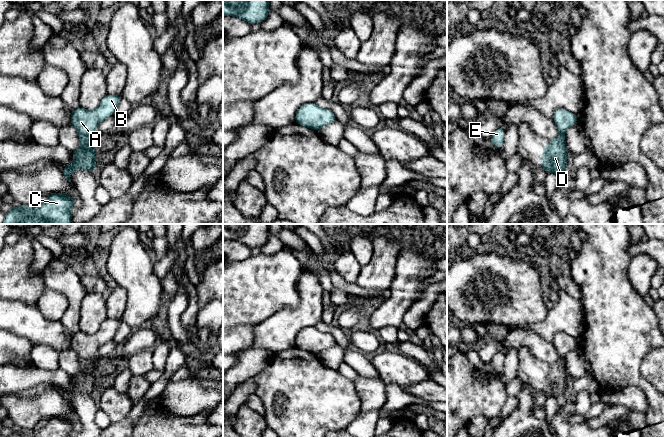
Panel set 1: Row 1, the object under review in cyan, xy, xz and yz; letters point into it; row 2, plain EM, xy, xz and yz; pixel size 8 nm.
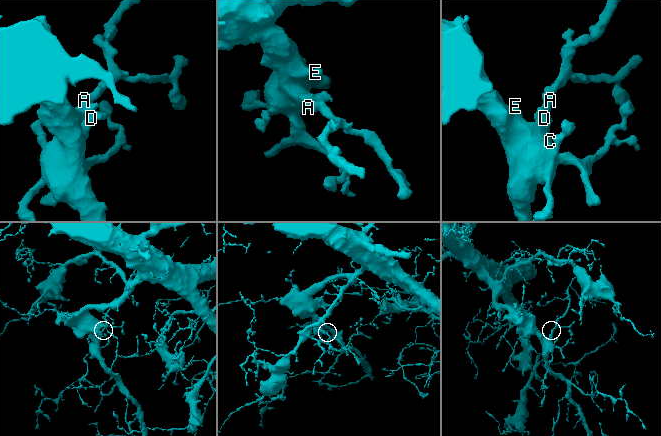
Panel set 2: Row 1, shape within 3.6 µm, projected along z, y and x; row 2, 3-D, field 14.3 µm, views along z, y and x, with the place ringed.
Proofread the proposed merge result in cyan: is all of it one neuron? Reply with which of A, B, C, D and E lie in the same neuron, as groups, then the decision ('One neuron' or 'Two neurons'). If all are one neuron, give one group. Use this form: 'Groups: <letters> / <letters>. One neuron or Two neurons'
Groups: A B C D E. One neuron

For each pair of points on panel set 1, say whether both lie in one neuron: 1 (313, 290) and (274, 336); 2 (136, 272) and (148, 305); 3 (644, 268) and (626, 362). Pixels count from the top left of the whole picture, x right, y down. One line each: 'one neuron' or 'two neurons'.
1: one neuron
2: one neuron
3: two neurons

